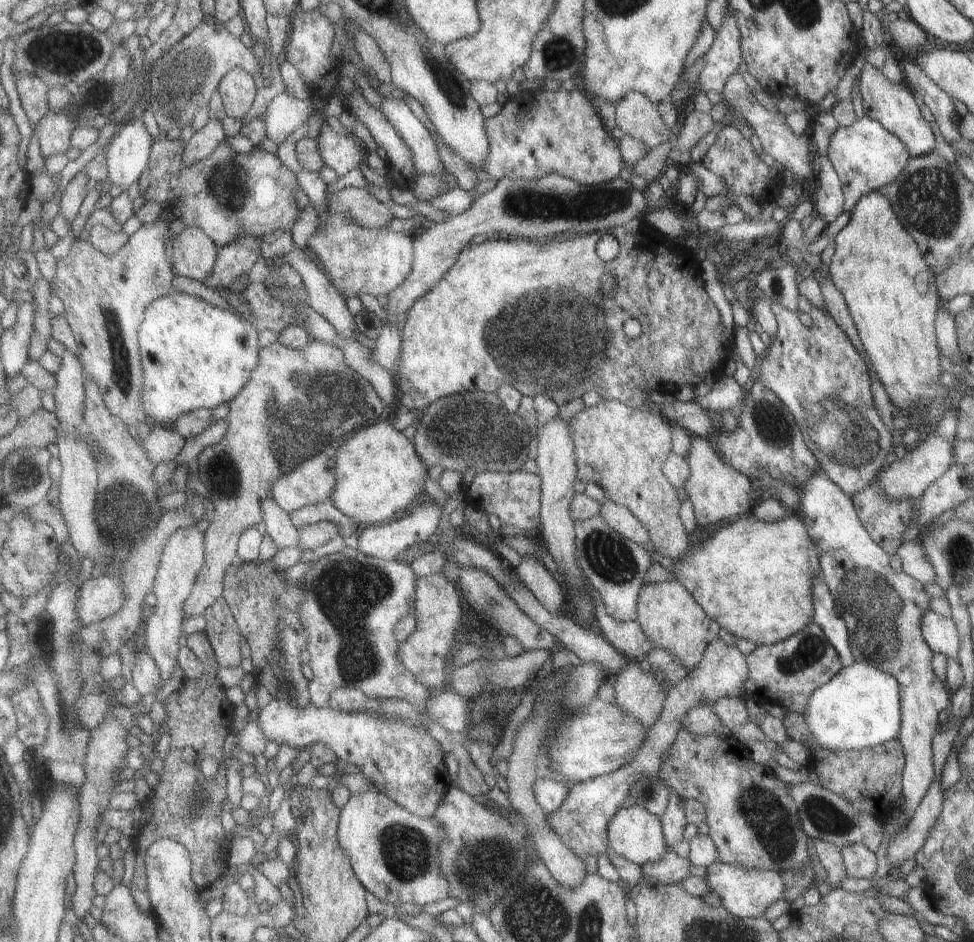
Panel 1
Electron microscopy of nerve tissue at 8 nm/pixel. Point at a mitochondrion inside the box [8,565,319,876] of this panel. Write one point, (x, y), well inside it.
(194, 804)

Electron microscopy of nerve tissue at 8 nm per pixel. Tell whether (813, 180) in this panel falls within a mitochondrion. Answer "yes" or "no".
no

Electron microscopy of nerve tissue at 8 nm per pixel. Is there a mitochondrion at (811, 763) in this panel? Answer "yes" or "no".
no

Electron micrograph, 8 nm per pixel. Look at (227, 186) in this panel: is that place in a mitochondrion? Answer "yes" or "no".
yes

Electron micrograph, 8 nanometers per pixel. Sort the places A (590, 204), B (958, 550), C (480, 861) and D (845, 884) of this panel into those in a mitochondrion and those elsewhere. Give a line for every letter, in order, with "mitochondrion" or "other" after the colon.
A: mitochondrion
B: mitochondrion
C: mitochondrion
D: other

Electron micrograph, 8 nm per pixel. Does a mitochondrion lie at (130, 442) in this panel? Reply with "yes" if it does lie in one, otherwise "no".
no

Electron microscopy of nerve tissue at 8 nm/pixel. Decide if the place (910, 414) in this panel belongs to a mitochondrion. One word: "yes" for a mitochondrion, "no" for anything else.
no

